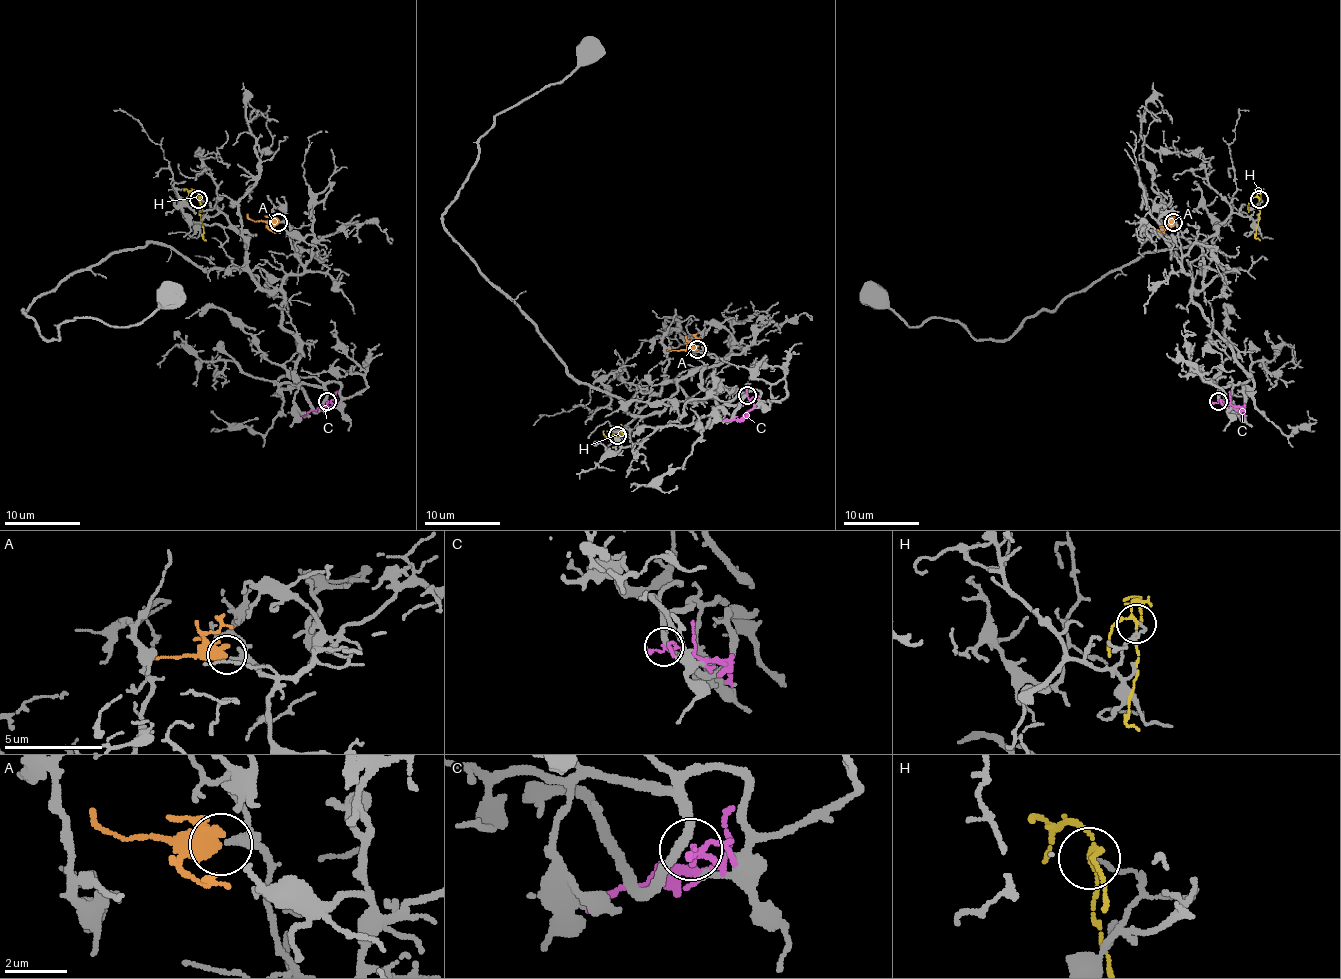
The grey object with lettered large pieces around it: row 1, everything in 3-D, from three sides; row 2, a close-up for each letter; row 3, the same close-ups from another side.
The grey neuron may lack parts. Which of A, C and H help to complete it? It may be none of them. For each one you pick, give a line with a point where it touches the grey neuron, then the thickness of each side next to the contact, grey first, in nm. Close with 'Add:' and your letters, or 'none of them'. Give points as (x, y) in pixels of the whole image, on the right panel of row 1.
A: meets grey at (1173, 222); 260 nm thick on the grey side, 440 nm on the other
Add: A

